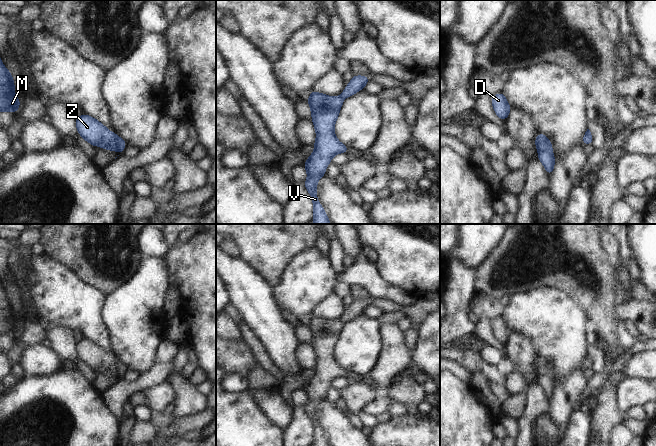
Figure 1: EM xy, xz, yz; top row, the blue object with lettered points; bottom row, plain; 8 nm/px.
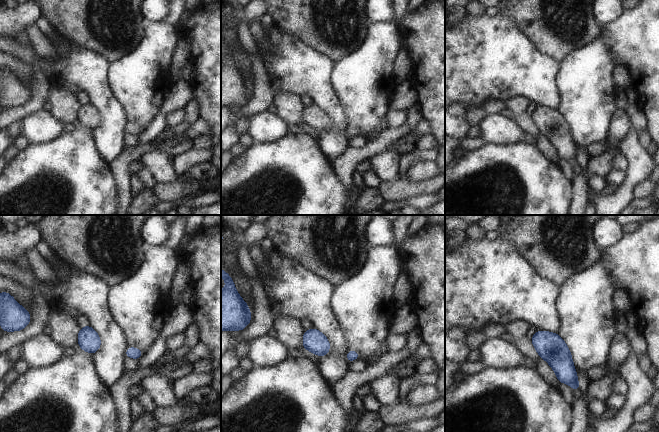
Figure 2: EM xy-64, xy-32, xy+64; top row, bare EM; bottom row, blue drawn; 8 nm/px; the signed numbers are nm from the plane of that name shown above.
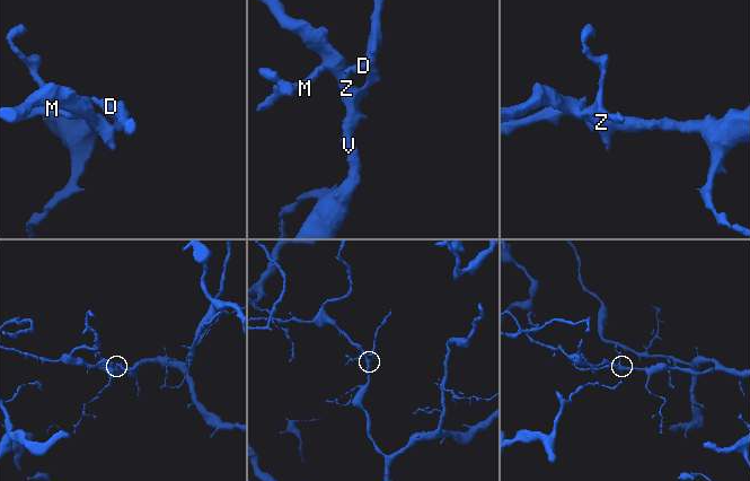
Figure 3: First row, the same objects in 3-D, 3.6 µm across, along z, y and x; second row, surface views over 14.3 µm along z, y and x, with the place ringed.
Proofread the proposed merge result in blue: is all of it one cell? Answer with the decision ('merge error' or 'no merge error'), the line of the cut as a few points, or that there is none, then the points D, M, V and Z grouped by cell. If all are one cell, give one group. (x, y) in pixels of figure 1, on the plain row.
merge error | xy (118, 361), (116, 372) | D / M V Z

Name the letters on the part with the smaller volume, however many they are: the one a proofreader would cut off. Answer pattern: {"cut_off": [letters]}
{"cut_off": ["D"]}

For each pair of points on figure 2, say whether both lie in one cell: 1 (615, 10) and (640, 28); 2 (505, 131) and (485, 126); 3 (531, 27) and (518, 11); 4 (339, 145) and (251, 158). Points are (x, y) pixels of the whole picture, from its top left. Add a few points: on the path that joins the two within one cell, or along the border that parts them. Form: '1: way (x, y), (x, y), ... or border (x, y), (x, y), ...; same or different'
1: border (624, 10), (614, 20), (604, 26); different
2: way (500, 130), (490, 126); same
3: way (530, 23), (522, 15); same
4: border (318, 142), (323, 151); different

